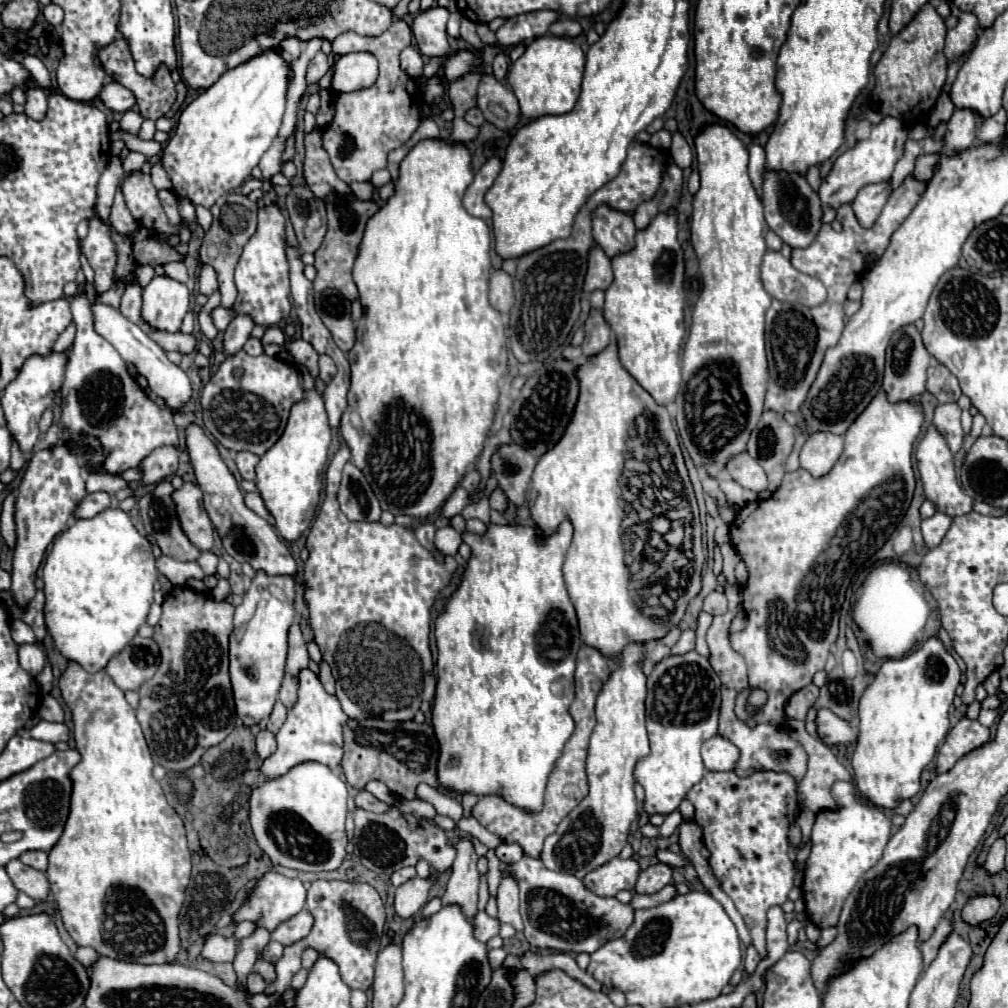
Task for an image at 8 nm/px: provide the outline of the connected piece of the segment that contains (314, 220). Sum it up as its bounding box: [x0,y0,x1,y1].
[285,186,327,252]

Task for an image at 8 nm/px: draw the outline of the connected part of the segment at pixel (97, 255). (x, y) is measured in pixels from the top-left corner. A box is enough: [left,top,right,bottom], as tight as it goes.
[81,220,117,294]

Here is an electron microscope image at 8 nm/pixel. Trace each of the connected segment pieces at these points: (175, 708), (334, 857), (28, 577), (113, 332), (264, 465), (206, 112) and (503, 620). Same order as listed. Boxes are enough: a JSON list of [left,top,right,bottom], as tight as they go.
[[137,586,237,770],[249,762,347,872],[11,442,87,606],[91,300,191,410],[257,390,331,542],[161,50,291,208],[433,518,581,812]]

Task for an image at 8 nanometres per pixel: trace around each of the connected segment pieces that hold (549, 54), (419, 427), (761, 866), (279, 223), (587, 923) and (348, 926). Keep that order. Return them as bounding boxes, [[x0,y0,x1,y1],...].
[[507,36,585,118],[339,138,507,518],[687,772,799,958],[235,206,291,326],[509,856,633,954],[265,880,385,992]]

